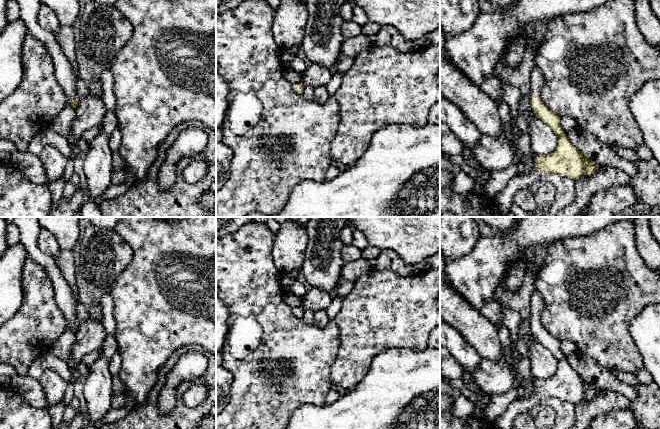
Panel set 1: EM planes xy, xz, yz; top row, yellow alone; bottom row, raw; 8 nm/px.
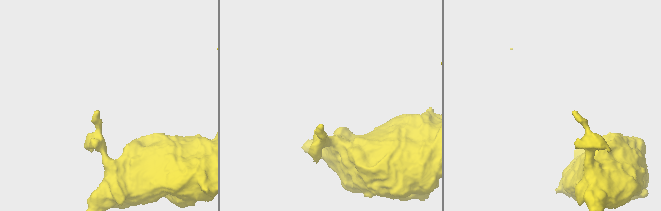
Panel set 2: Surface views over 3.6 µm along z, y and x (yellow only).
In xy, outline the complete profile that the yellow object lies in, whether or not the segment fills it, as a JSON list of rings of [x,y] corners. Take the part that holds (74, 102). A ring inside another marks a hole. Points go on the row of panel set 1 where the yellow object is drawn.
[[[16,0],[20,7],[20,18],[24,21],[28,32],[40,40],[50,53],[54,65],[54,75],[65,92],[68,100],[76,109],[79,99],[76,95],[77,74],[69,60],[63,53],[55,35],[45,31],[38,23],[37,17],[40,9],[39,0]]]

